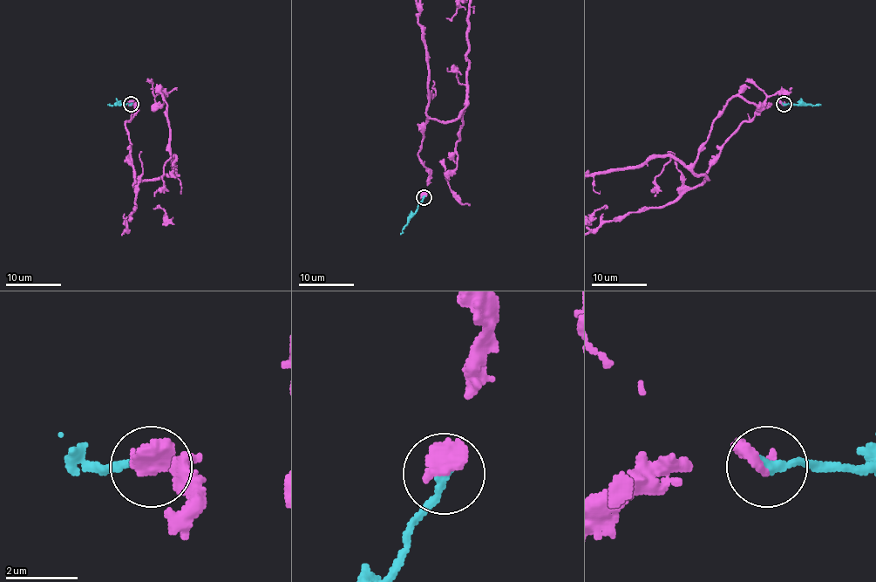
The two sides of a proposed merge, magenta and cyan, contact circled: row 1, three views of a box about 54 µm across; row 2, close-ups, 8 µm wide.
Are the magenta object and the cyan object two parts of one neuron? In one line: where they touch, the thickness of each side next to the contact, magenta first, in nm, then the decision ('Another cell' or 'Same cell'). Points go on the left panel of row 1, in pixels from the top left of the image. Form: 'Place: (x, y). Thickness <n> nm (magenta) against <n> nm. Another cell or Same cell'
Place: (131, 104). Thickness 500 nm (magenta) against 240 nm. Same cell

